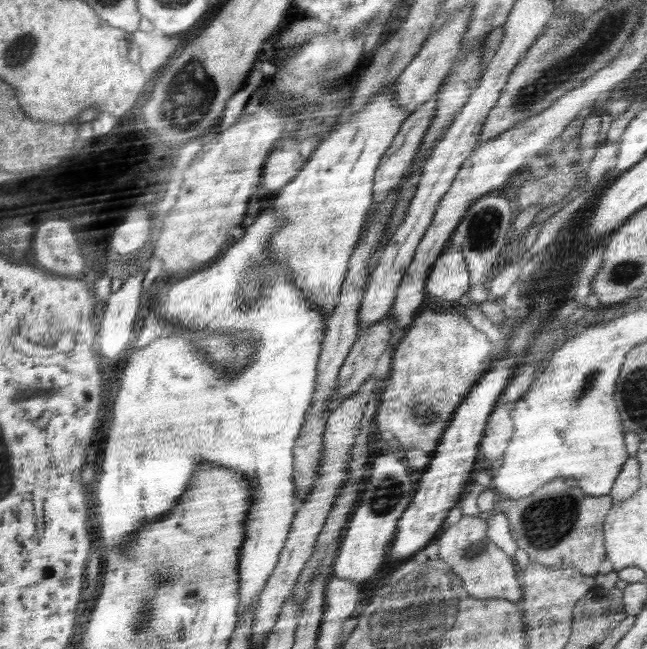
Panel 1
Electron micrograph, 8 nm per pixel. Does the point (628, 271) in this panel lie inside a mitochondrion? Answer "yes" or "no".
yes

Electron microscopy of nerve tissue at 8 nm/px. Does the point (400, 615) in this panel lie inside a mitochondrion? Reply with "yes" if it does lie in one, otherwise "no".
yes

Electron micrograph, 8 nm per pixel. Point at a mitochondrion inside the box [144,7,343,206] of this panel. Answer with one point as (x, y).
(195, 89)

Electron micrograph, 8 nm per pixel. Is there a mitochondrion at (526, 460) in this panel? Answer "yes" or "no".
no

